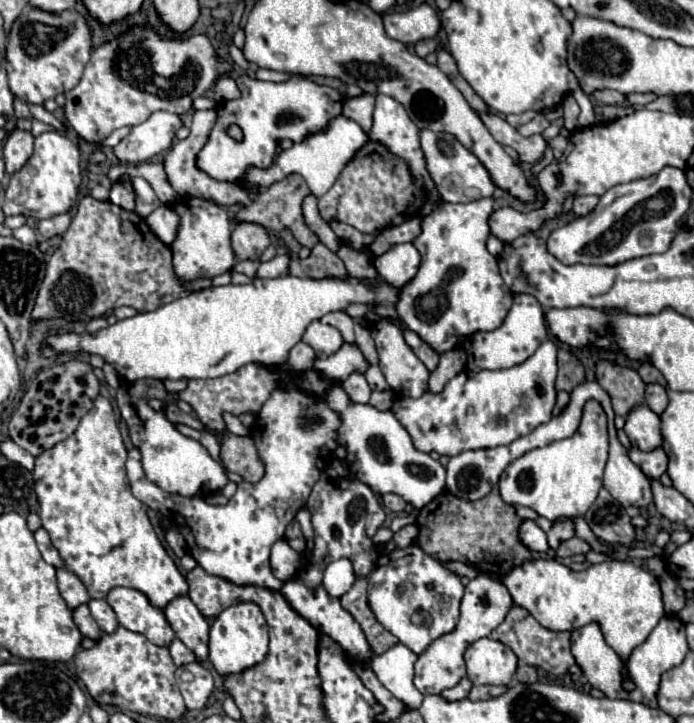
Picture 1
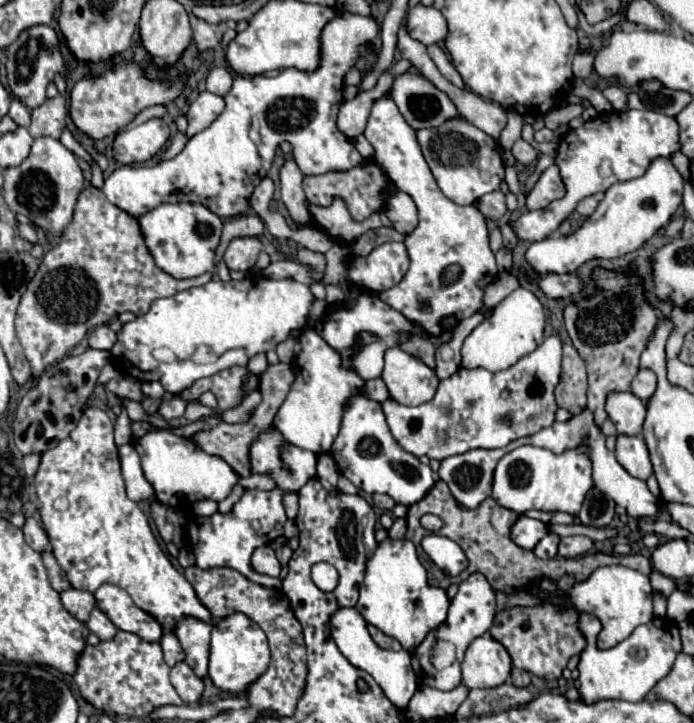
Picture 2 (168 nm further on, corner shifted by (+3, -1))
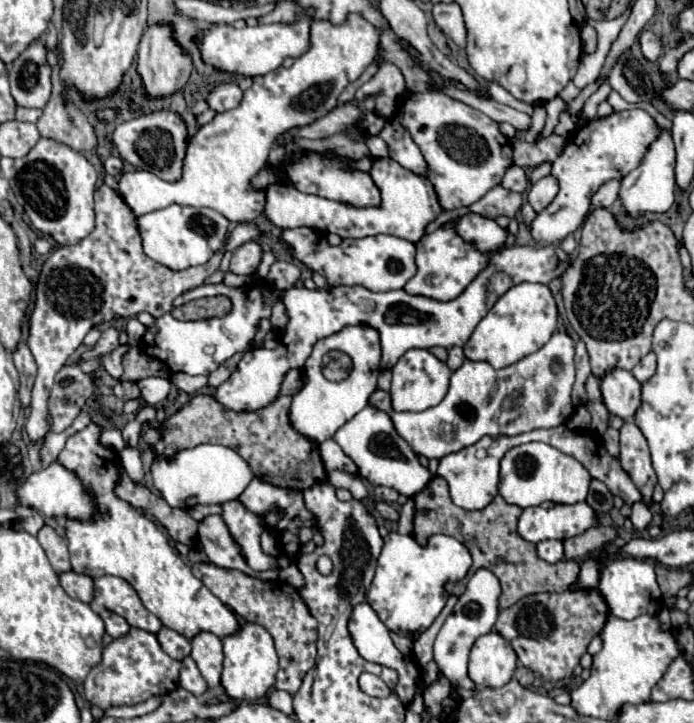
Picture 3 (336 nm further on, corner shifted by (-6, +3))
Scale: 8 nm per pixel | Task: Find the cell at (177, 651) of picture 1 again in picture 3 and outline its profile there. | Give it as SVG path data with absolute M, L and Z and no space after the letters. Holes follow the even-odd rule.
M163 627L163 629L157 633L157 639L159 639L163 651L165 651L167 655L171 655L173 659L177 659L177 661L183 661L183 659L191 653L191 643L189 643L181 633L177 633L177 631L173 631L173 629Z

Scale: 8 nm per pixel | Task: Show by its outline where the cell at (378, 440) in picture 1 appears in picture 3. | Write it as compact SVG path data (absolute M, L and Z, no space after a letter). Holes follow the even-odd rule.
M367 405L363 411L359 411L335 433L333 441L337 441L343 453L353 459L359 469L359 475L365 477L371 485L393 487L401 495L413 497L423 491L423 487L427 487L427 483L433 479L433 473L419 463L415 451L411 451L409 443L395 431L391 417L385 411L379 411L377 407Z

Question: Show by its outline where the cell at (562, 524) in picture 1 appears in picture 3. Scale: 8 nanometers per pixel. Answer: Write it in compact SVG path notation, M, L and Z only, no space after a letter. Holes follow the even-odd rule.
M547 539L537 545L537 553L547 563L557 563L563 559L563 541L559 539Z

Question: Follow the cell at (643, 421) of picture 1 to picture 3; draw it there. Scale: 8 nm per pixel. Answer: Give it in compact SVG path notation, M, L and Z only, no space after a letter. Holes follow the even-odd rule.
M613 369L601 379L601 395L611 415L633 419L641 403L641 383L623 369Z

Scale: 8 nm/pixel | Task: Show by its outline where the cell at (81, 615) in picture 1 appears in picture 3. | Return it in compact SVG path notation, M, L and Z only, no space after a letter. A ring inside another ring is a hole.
M73 571L69 573L61 573L59 575L59 581L61 581L61 587L65 589L65 593L77 601L83 601L83 603L91 603L93 601L93 579L87 577L87 575L77 575Z

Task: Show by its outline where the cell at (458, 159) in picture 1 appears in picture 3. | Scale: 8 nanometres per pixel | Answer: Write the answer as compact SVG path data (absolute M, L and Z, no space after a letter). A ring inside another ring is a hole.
M411 93L403 105L403 125L419 145L439 203L445 211L479 201L491 187L499 185L513 163L511 141L499 131L499 123L443 93Z

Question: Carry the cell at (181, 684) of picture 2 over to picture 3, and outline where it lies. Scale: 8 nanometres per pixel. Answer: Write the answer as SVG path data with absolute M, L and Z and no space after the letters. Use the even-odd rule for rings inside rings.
M185 657L181 661L181 677L179 677L179 685L183 689L187 689L193 695L203 695L207 691L207 681L201 677L195 661L191 657Z

